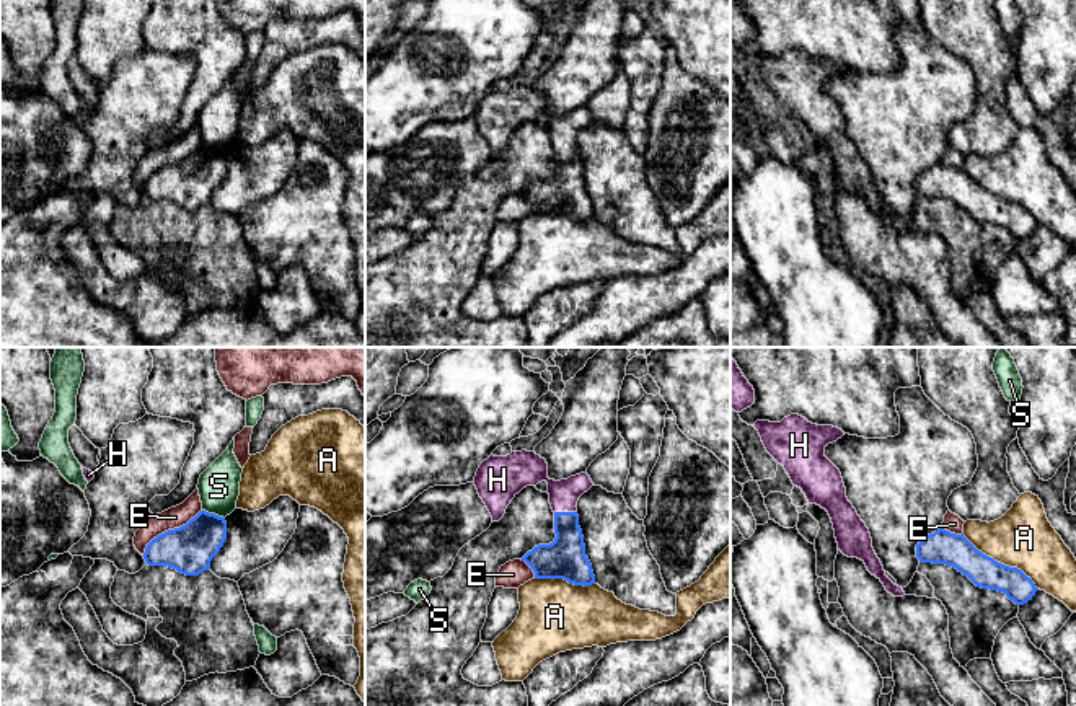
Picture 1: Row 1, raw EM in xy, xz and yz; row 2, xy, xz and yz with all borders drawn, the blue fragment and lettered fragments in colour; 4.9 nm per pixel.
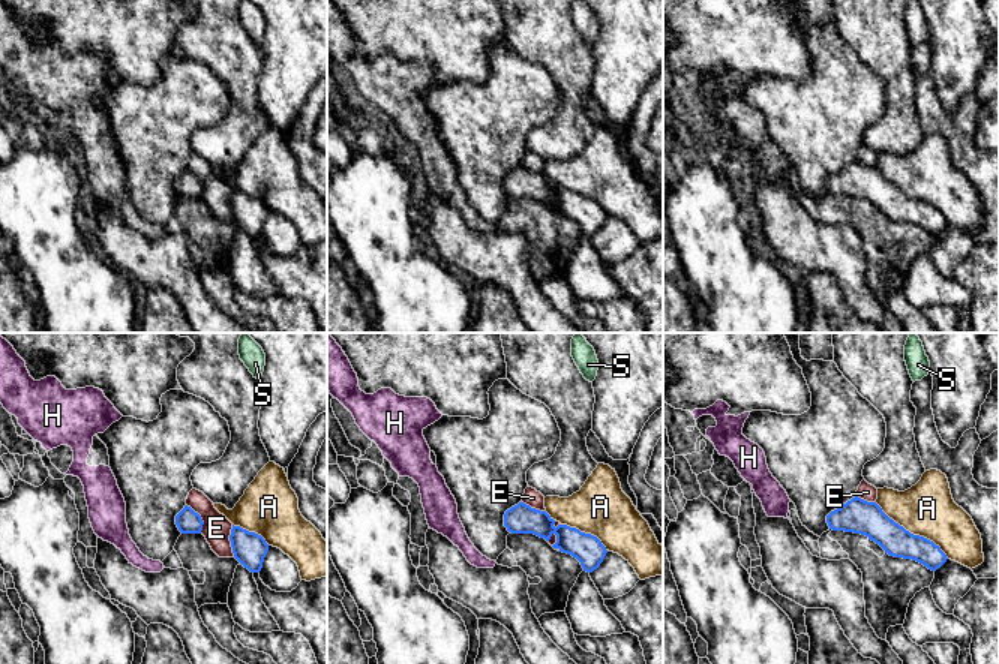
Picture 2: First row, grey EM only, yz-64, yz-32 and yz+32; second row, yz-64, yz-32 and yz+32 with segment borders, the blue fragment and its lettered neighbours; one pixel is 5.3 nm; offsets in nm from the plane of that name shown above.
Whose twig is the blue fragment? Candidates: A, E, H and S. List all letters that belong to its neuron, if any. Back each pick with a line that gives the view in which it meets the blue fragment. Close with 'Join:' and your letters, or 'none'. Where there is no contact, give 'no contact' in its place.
H: meets blue in xz
Join: H

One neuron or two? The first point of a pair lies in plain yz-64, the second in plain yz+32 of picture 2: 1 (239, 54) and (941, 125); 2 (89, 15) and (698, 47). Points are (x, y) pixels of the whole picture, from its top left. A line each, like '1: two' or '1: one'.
1: two
2: one

